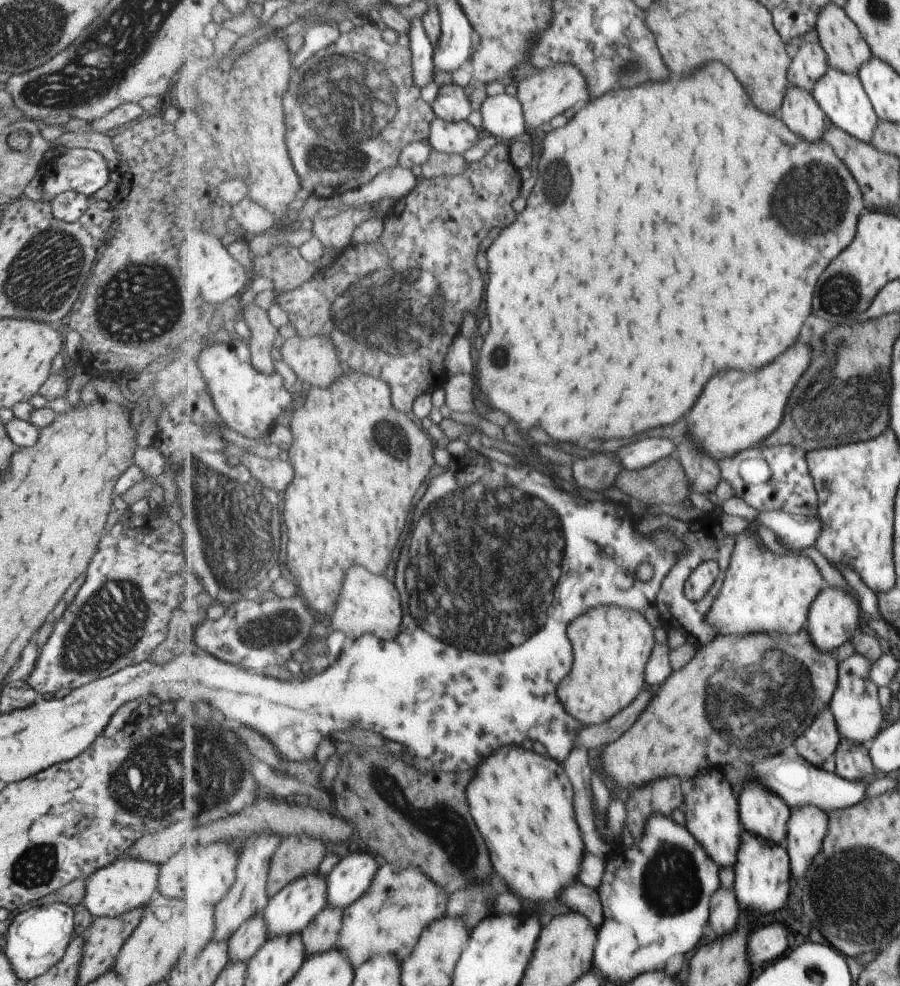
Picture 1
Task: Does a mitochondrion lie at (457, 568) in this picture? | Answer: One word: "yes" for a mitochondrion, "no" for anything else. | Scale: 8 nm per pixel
yes

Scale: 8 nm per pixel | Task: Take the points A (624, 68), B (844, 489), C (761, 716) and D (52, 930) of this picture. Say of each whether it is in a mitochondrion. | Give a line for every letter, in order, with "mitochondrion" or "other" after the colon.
A: mitochondrion
B: other
C: mitochondrion
D: other

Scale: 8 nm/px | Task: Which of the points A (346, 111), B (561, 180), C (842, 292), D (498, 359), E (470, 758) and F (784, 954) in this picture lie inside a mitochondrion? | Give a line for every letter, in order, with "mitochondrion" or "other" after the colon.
A: mitochondrion
B: mitochondrion
C: mitochondrion
D: mitochondrion
E: other
F: other

